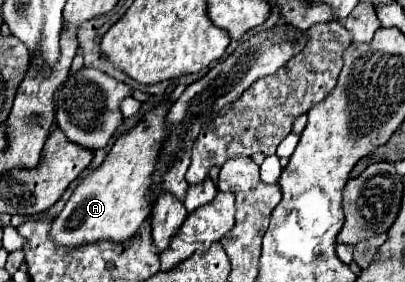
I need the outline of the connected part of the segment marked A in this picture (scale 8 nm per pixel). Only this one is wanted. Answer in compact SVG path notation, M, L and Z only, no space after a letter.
M165 104L147 112L133 130L113 144L103 164L79 182L61 214L51 224L49 238L57 246L75 248L77 244L93 244L97 240L121 244L135 234L151 210L147 188L151 186L151 174L155 168L153 160L157 160L165 134L165 114Z

